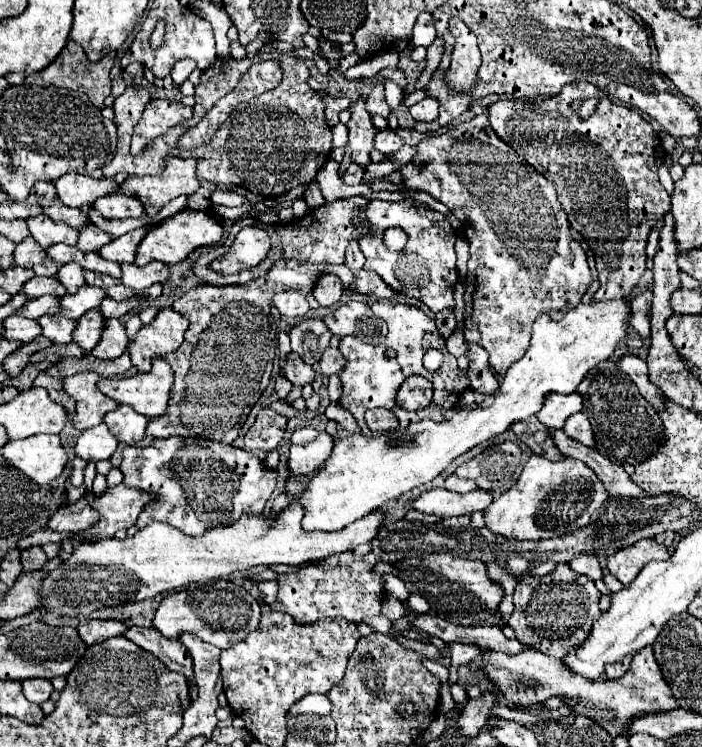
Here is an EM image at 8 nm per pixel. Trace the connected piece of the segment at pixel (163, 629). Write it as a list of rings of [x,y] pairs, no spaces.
[[[215,579],[199,581],[195,585],[187,585],[187,589],[167,595],[153,617],[153,627],[167,639],[179,639],[183,633],[193,633],[219,649],[227,649],[243,641],[251,629],[257,629],[259,617],[261,605],[249,591],[237,587],[231,579]]]

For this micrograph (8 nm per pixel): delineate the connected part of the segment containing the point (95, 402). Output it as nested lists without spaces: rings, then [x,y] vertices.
[[[91,371],[63,379],[63,389],[67,391],[69,397],[73,397],[77,401],[73,425],[79,431],[99,425],[103,421],[103,415],[117,407],[115,401],[107,399],[97,389],[97,381],[99,381],[99,375],[91,373]]]

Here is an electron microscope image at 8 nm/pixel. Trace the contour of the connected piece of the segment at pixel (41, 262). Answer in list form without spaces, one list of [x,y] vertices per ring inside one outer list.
[[[25,237],[21,243],[17,243],[15,253],[13,253],[13,261],[15,261],[15,265],[31,269],[37,275],[53,277],[57,273],[57,263],[51,261],[47,257],[47,253],[31,237]]]

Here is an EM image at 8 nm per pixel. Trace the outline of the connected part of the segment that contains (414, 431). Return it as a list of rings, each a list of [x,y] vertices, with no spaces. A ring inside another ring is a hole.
[[[591,301],[591,303],[579,303],[575,309],[569,309],[563,319],[559,321],[551,320],[547,313],[541,313],[533,323],[533,337],[531,337],[531,347],[527,353],[515,361],[509,369],[507,375],[503,377],[499,389],[495,395],[485,397],[475,409],[461,409],[455,413],[449,421],[435,423],[431,419],[423,419],[419,423],[409,425],[407,429],[395,429],[389,433],[381,433],[377,437],[365,437],[361,433],[353,433],[349,437],[343,437],[335,443],[335,449],[327,463],[313,473],[311,477],[305,479],[305,491],[301,495],[293,495],[291,501],[303,505],[305,515],[303,515],[303,529],[305,531],[339,531],[345,525],[351,525],[359,517],[365,517],[367,513],[379,509],[387,499],[397,499],[399,495],[425,485],[433,481],[455,457],[465,453],[467,449],[503,433],[509,429],[511,423],[523,421],[531,415],[535,415],[541,405],[543,405],[543,395],[557,391],[557,393],[573,393],[577,385],[583,381],[589,369],[593,369],[597,363],[607,361],[617,345],[627,339],[629,335],[629,323],[631,323],[631,301]]]

